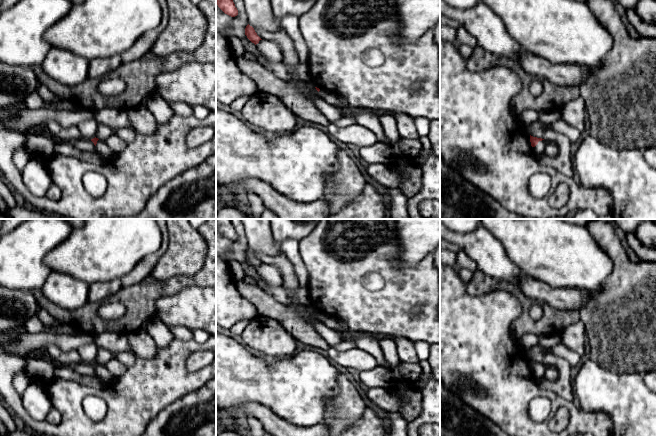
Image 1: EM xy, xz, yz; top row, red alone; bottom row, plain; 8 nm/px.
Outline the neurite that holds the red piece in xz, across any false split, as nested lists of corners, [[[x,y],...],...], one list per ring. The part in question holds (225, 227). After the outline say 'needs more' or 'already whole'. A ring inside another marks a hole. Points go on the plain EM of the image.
[[[216,219],[216,228],[225,238],[231,241],[238,239],[238,234],[230,219]]]; already whole

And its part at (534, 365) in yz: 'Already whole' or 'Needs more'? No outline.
Needs more

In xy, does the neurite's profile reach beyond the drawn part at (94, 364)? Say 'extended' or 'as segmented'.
extended

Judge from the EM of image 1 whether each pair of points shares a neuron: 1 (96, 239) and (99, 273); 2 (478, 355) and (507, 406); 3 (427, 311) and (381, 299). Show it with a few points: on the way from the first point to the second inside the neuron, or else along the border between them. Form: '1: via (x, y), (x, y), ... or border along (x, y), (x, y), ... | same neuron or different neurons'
1: via (99, 247), (99, 265) | same neuron
2: via (486, 368), (500, 385), (502, 393) | same neuron
3: via (421, 299), (394, 299) | same neuron

